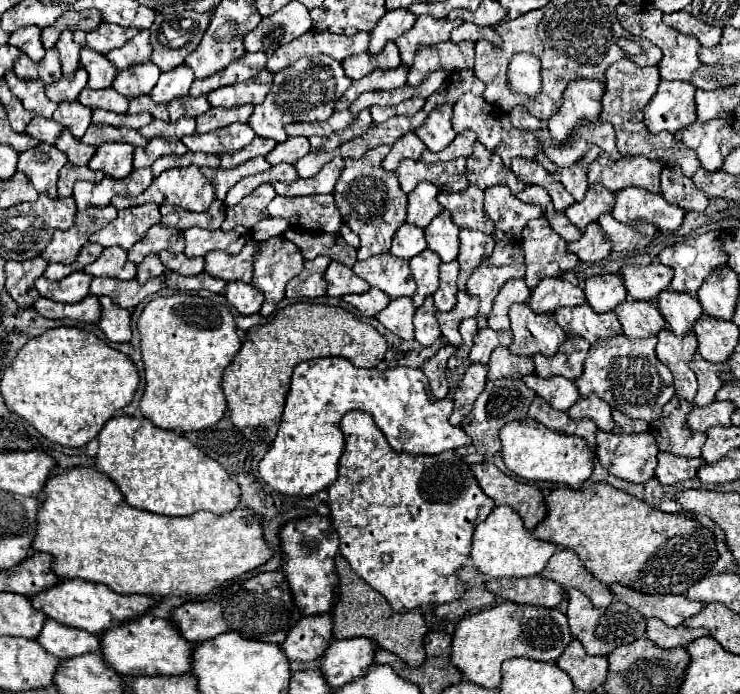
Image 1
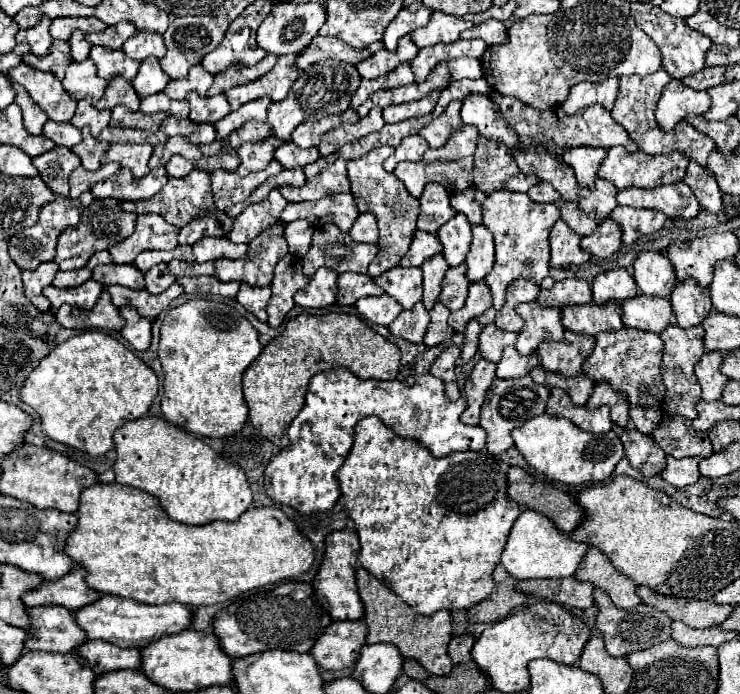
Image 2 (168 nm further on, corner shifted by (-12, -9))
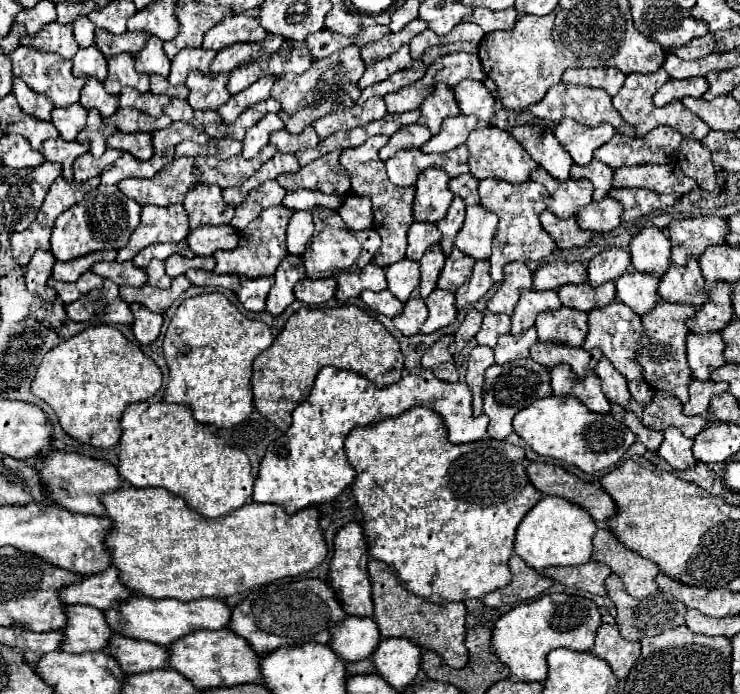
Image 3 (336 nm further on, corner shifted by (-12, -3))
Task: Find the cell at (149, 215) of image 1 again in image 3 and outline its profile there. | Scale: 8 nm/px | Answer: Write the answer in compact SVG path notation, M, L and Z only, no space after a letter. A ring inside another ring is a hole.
M182 203L168 205L168 207L156 207L146 205L142 207L142 221L132 233L128 245L118 251L120 263L134 259L144 247L154 243L178 243L190 233L188 215L184 213Z

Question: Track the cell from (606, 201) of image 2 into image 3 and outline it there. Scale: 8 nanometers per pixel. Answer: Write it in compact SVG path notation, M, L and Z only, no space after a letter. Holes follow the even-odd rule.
M592 159L590 165L572 165L570 167L570 177L582 177L582 179L588 179L592 185L594 185L594 193L592 193L592 199L598 201L600 197L604 197L610 187L612 187L612 173L614 169L602 161L596 161Z

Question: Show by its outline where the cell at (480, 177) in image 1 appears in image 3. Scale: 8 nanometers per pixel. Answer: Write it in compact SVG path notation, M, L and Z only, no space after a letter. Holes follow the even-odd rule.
M480 125L478 129L474 129L468 135L468 165L470 165L470 173L476 179L504 179L510 183L524 183L530 179L530 171L536 169L536 161L532 161L532 157L528 157L528 153L524 153L524 149L520 147L518 141L514 141L514 137L498 127L490 127L490 125Z

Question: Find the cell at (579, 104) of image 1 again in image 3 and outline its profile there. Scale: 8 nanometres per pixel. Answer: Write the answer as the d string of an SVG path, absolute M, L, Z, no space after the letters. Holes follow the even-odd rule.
M598 67L598 69L566 69L562 75L564 83L572 85L588 85L588 87L602 87L608 95L616 95L624 85L626 75L614 67Z

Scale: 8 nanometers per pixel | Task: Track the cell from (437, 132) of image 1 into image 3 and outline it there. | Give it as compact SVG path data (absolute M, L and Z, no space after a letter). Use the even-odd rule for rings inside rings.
M446 83L434 85L432 93L428 93L420 105L420 123L424 123L432 135L438 133L442 121L446 117L460 115L460 107L456 105L454 93Z

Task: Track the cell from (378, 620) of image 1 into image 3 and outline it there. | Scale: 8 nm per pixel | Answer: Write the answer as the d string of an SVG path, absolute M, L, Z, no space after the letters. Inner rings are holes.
M378 559L368 561L368 573L372 579L372 593L374 593L372 595L374 597L374 621L378 623L378 629L384 639L404 635L416 641L420 647L440 653L452 669L462 669L468 663L470 657L464 645L464 637L466 637L464 603L456 603L456 601L432 603L430 599L410 593L406 587L400 585L398 577L392 573L392 567L388 567L384 561L378 561ZM456 655L462 655L462 657L456 657Z

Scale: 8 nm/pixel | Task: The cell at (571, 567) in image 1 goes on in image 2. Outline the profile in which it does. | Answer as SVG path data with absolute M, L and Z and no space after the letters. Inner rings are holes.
M590 547L586 551L584 559L580 561L580 565L574 573L574 579L588 581L596 589L604 589L618 609L632 609L640 603L640 597L636 595L636 583L632 583L628 577L620 575L608 563L606 555L596 547Z

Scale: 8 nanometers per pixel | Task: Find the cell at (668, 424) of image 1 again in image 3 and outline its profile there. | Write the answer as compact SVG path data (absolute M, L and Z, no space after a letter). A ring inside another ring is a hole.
M668 391L654 393L652 401L646 403L644 407L642 419L644 419L644 425L660 431L664 431L668 425L674 425L684 433L684 437L690 437L690 439L694 439L700 433L700 429L704 429L706 425L706 419L702 415L694 415L694 417L684 415L680 399Z

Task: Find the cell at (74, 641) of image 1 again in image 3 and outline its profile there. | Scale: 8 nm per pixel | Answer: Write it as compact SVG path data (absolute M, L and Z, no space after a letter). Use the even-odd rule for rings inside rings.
M122 635L112 637L108 653L118 659L118 663L126 673L146 673L152 669L164 669L168 667L168 657L170 657L168 647Z

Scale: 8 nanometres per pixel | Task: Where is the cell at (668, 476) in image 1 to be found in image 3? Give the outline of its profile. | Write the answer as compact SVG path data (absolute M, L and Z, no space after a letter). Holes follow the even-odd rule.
M666 427L664 429L664 441L658 447L658 455L666 459L674 469L688 469L696 463L692 455L692 445L694 441L684 437L680 429L676 427Z

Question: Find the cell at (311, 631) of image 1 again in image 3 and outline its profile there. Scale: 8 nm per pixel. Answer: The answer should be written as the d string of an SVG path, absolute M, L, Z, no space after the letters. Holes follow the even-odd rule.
M346 617L336 629L332 629L330 647L344 661L362 661L368 659L382 637L374 619L368 617Z

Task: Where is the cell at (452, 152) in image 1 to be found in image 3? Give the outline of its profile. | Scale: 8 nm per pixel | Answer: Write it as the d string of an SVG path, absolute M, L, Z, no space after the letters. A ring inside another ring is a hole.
M458 115L458 117L448 117L442 121L440 133L432 135L430 141L426 141L420 149L424 153L446 153L452 151L454 147L466 143L470 131L476 127L478 119L468 117L468 115Z

